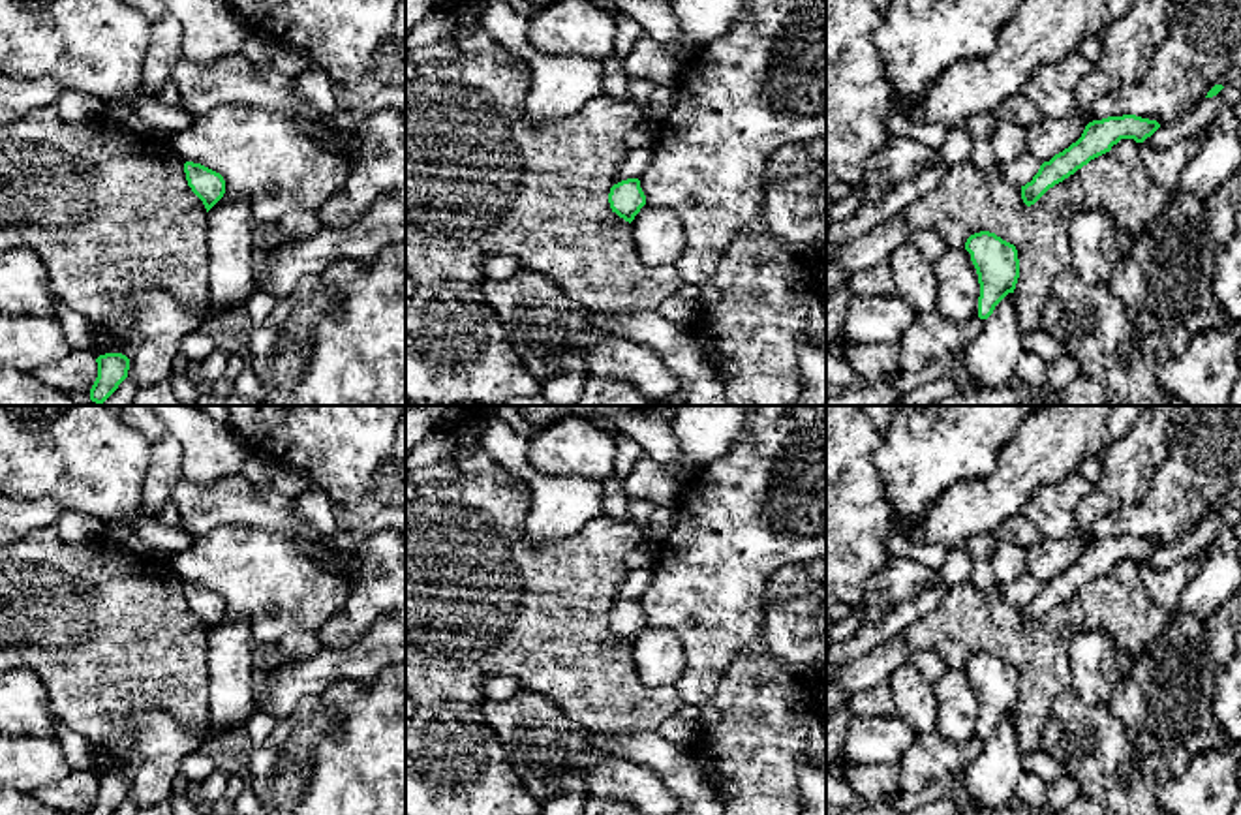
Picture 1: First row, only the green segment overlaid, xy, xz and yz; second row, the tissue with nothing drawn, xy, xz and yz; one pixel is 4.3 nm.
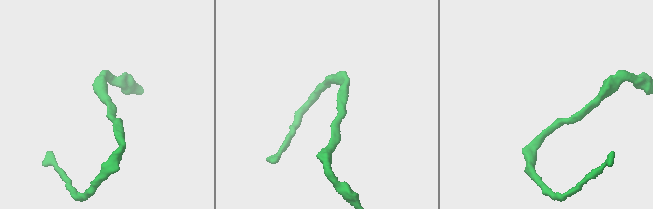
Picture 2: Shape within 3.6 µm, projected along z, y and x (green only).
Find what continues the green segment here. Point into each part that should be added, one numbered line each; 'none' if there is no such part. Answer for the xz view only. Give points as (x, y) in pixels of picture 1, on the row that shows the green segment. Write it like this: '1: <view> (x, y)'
none

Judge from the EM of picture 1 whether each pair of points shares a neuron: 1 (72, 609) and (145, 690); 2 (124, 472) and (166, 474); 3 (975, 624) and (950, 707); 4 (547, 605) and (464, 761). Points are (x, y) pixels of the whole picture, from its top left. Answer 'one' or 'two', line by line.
1: one
2: two
3: two
4: two

